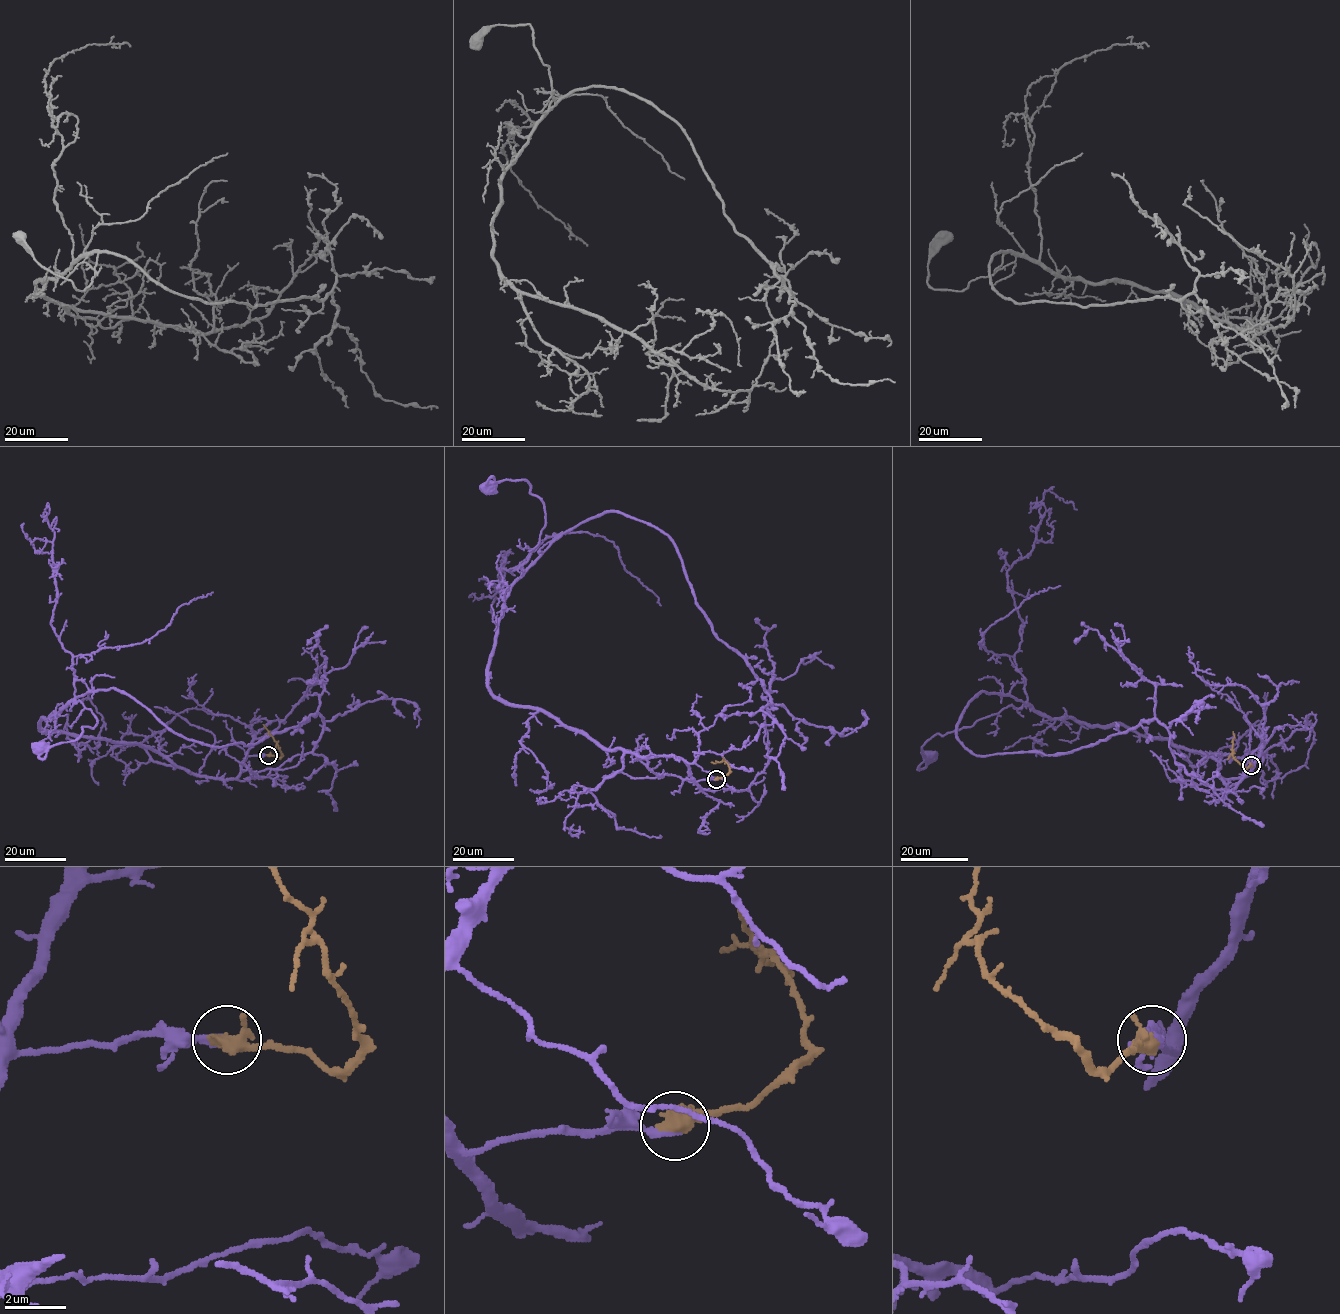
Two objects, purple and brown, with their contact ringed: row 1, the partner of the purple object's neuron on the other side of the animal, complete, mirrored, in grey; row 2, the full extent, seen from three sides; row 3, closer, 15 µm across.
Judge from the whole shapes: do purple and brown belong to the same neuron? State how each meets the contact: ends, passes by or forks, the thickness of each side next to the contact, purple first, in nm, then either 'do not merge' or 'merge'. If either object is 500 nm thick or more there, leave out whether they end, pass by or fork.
purple ends there; brown passes by; 280 nm thick on the purple side, 440 nm on the other; merge

